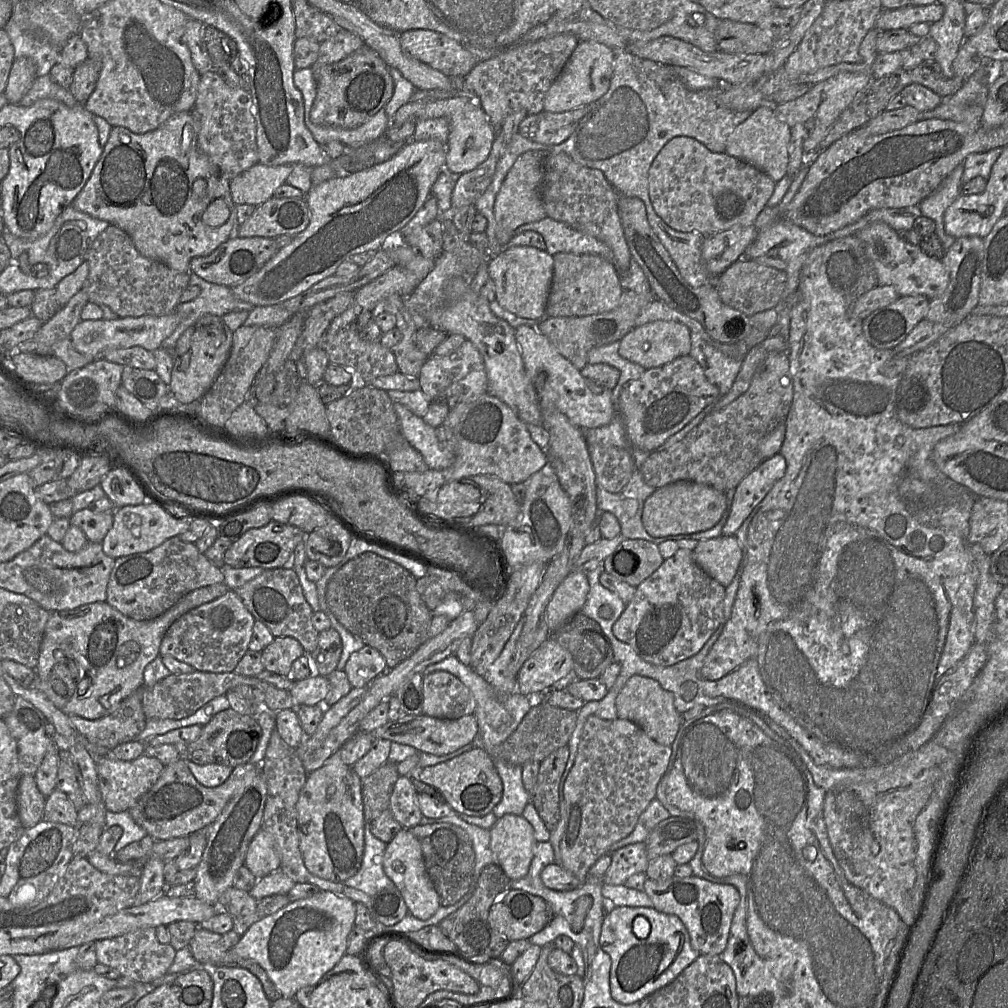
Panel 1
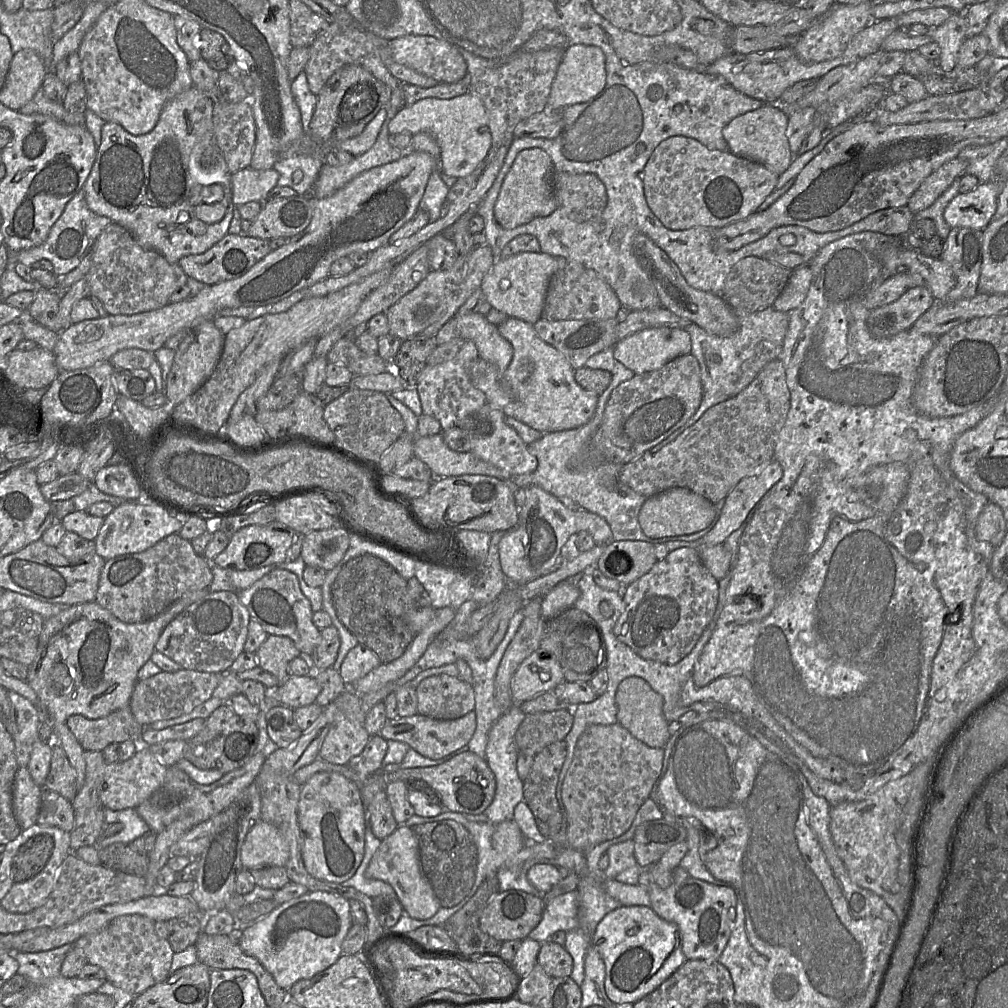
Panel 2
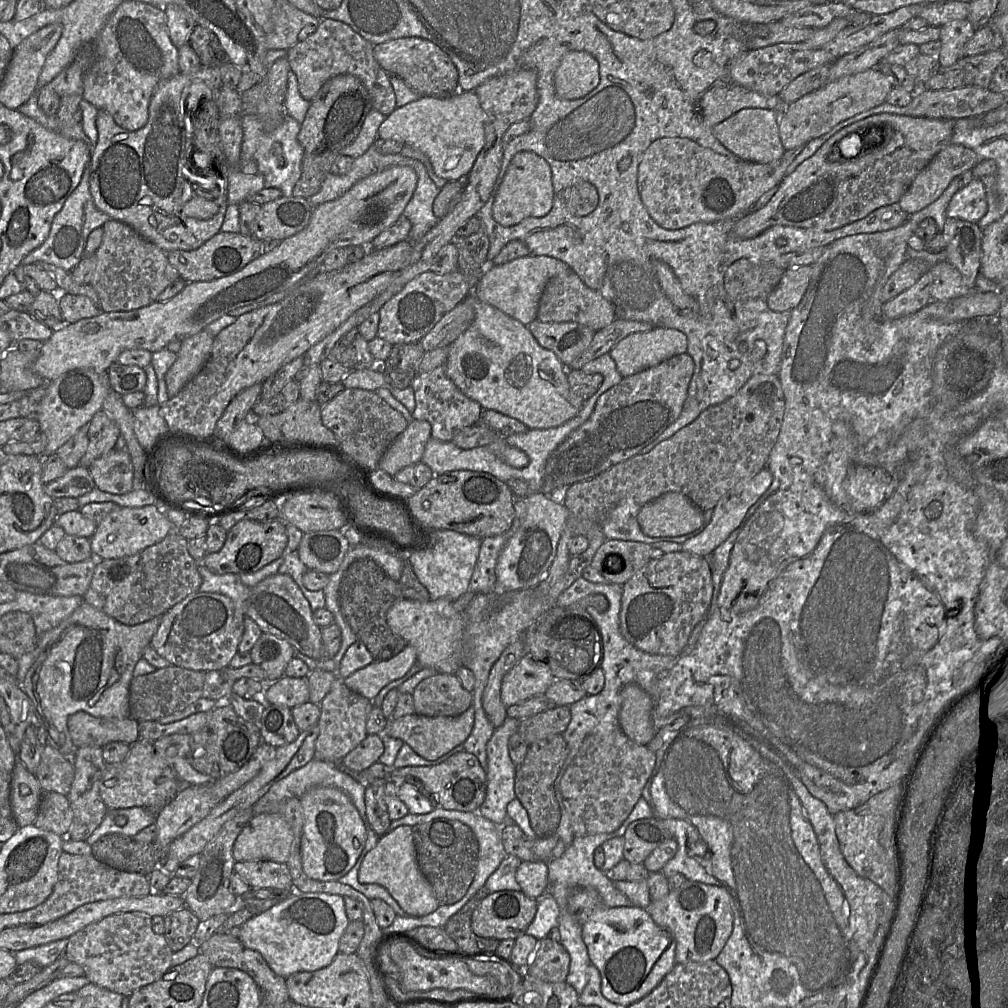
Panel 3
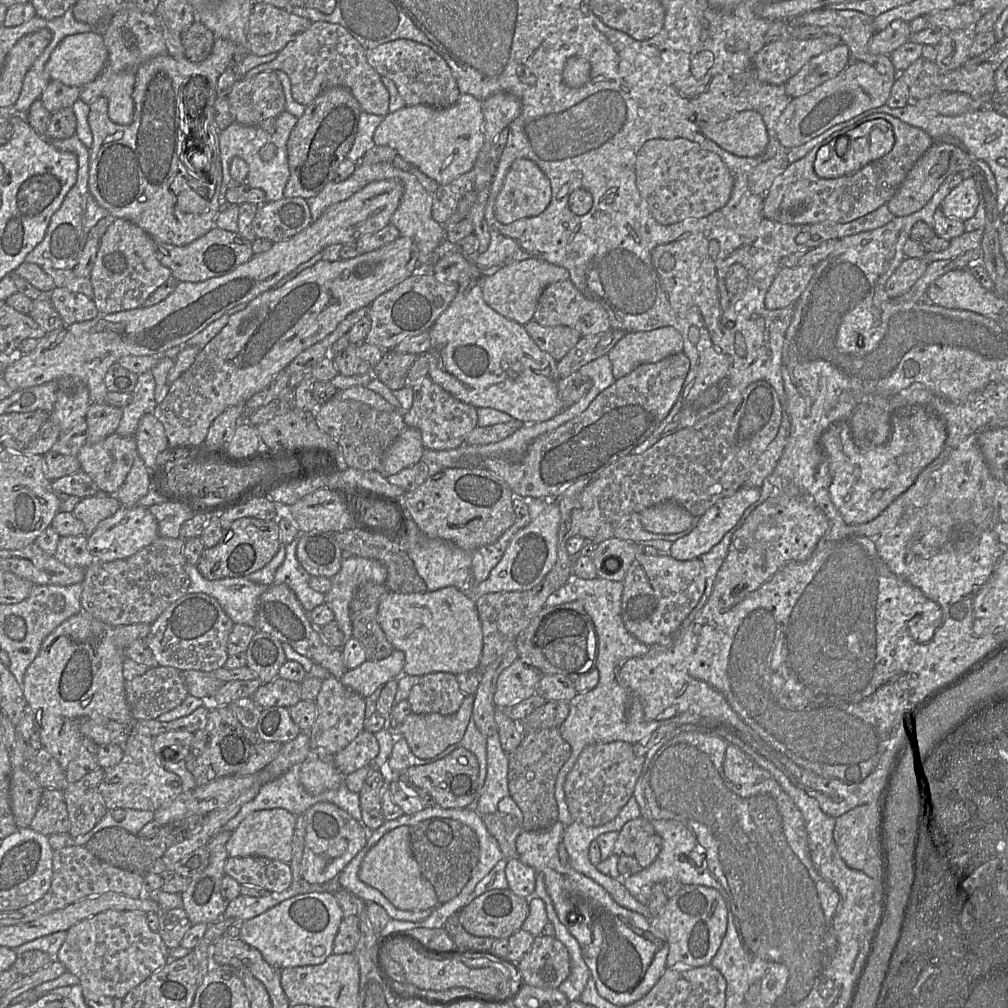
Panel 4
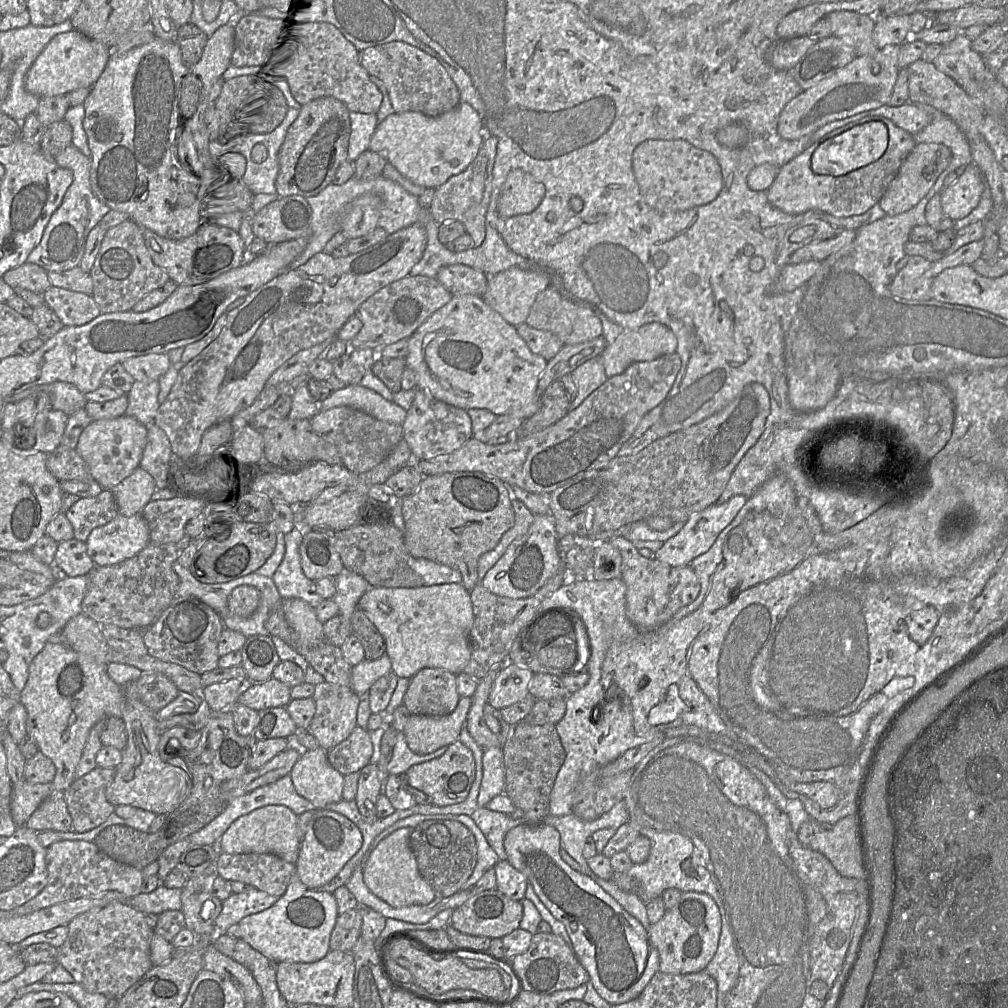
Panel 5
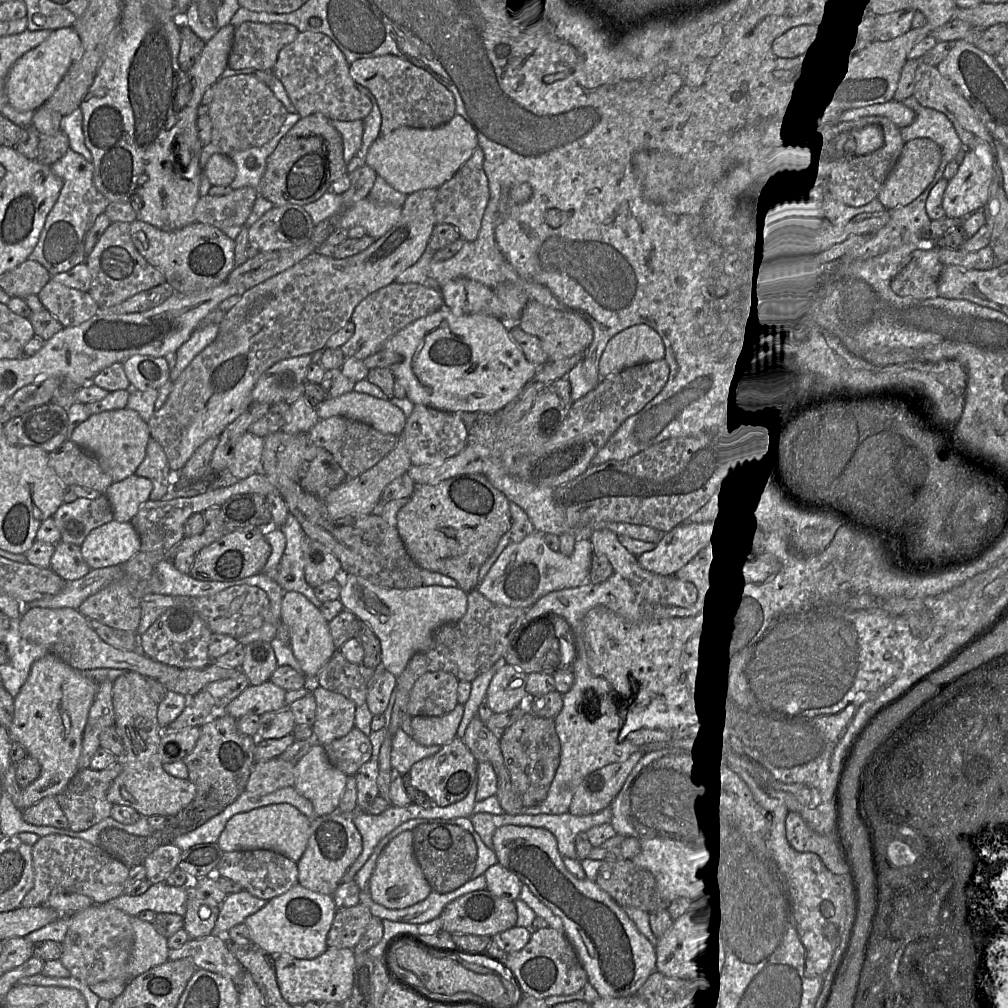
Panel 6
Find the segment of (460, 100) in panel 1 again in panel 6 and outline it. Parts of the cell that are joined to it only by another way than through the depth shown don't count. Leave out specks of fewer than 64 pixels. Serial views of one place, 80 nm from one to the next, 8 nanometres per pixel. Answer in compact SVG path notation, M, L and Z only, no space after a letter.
M455 114L451 120L437 128L423 129L403 126L386 135L379 135L368 150L365 163L393 189L408 195L423 189L438 189L455 175L477 147L478 140L475 130L462 116Z

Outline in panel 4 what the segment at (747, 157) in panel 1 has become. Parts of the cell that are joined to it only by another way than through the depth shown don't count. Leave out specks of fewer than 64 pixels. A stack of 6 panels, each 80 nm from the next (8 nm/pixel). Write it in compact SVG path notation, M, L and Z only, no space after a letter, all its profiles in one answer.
M752 110L736 113L716 124L705 124L703 134L722 149L750 158L759 157L769 140L762 116Z

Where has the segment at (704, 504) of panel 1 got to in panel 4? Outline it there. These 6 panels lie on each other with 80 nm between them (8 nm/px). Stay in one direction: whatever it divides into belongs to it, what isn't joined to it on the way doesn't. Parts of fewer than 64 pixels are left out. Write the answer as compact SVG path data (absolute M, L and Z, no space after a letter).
M667 501L639 513L643 528L655 534L676 534L695 526L697 519L681 505Z

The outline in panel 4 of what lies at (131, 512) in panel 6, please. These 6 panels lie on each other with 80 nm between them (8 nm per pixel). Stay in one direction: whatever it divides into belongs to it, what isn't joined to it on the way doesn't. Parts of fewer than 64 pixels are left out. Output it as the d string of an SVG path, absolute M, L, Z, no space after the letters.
M137 456L124 483L115 493L122 507L132 508L150 490L149 472L143 460Z

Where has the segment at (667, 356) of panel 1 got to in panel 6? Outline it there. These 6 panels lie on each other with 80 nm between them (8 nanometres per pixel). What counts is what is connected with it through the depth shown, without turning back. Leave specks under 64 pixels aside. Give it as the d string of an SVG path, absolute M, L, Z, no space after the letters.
M636 324L614 335L600 361L601 378L628 367L664 358L665 346L658 332L647 324Z

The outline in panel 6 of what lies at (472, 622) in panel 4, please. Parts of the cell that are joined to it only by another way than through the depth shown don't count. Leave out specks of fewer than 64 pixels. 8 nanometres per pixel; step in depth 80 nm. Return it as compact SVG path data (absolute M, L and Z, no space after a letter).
M353 574L338 577L339 600L344 609L367 623L381 645L381 666L398 677L411 657L432 647L433 633L439 626L460 620L467 610L468 593L460 587L439 585L411 589L384 588Z

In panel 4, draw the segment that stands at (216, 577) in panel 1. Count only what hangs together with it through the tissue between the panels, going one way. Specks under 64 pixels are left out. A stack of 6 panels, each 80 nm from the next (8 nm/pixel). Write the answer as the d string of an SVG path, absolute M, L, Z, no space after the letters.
M158 537L154 542L136 554L111 562L94 561L86 569L82 582L82 610L97 620L110 625L152 624L172 603L188 593L190 578L185 571L183 555L185 540L181 538Z

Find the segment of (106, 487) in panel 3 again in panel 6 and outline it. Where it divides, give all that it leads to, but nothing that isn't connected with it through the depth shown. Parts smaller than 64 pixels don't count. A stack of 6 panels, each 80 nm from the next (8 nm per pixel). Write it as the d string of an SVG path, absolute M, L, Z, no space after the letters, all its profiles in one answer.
M126 407L92 414L77 426L70 436L73 442L97 459L113 482L121 481L135 473L145 458L150 438L148 423L135 410Z

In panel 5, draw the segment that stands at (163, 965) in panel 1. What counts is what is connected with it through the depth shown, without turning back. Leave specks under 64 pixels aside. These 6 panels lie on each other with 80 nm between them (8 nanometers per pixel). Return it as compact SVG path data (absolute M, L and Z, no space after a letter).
M112 902L102 908L83 913L68 924L68 934L58 948L57 963L67 970L84 990L101 994L108 999L119 999L147 971L152 968L150 943L154 934L144 918L145 913L134 909L128 902Z

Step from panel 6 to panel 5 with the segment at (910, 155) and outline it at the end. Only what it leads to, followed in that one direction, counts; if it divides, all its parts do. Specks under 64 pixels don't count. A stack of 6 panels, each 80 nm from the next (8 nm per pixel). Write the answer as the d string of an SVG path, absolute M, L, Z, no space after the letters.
M917 143L902 163L878 205L887 215L897 215L912 209L924 198L940 174L948 167L951 150L938 143Z

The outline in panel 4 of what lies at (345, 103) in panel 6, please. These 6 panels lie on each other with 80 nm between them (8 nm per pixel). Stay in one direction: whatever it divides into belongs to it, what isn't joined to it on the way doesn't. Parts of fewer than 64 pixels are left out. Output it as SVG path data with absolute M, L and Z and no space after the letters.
M314 22L288 43L273 61L251 69L243 77L281 70L290 78L293 99L304 106L328 88L345 87L359 102L362 111L385 117L389 113L389 92L382 82L382 76L369 65L365 52L366 49L341 25Z

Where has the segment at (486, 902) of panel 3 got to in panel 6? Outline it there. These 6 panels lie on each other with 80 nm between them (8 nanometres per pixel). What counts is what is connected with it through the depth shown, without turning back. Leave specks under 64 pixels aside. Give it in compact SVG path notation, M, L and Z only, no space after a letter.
M488 890L467 893L450 902L440 915L442 930L450 934L466 934L498 937L517 923L517 910L514 902L497 897Z

